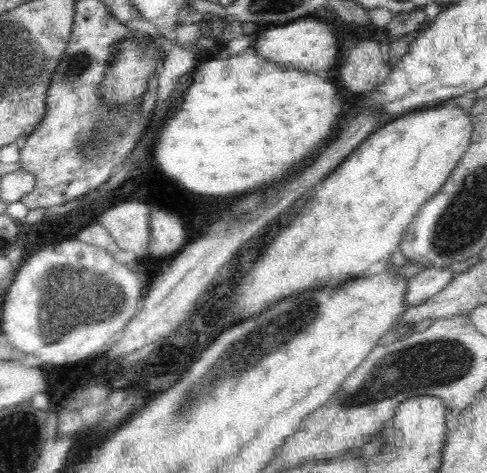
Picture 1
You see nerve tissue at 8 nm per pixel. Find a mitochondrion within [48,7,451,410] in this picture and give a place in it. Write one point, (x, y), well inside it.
(77, 65)

